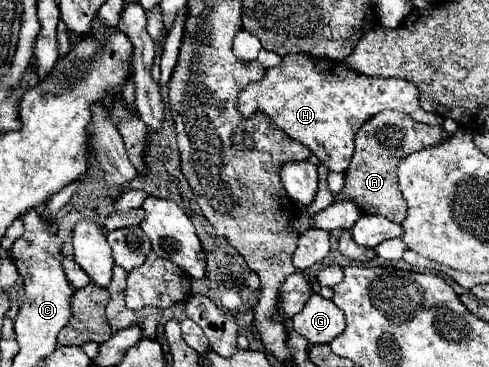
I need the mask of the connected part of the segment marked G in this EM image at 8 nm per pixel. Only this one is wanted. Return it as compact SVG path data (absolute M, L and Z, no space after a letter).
M313 293L305 307L293 317L293 329L309 343L331 343L343 333L345 315L331 299Z

